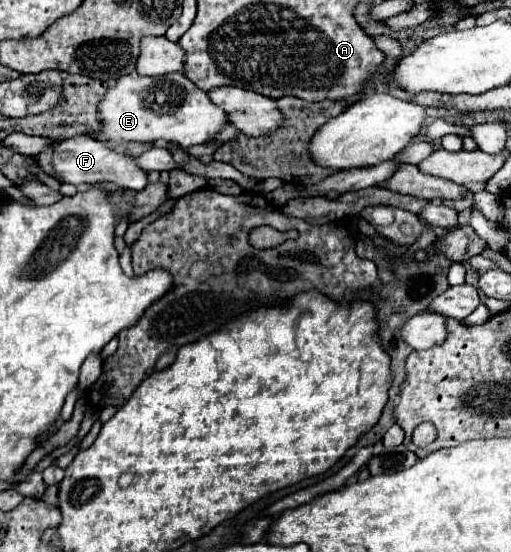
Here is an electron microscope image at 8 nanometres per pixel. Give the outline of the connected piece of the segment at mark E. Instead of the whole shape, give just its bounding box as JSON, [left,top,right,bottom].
[91,72,229,148]

